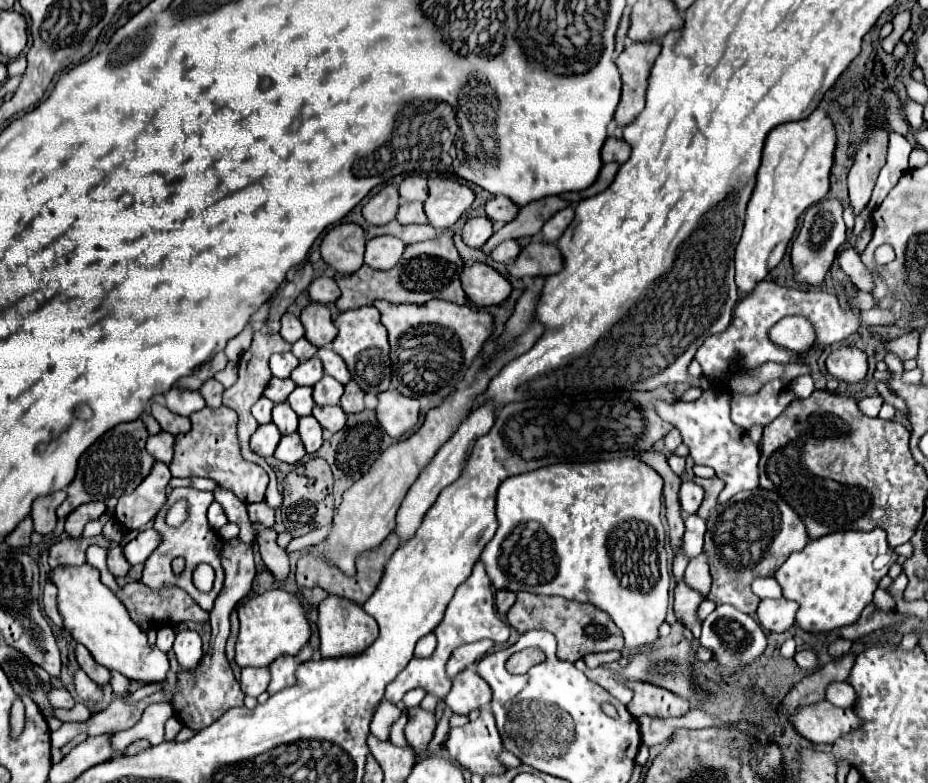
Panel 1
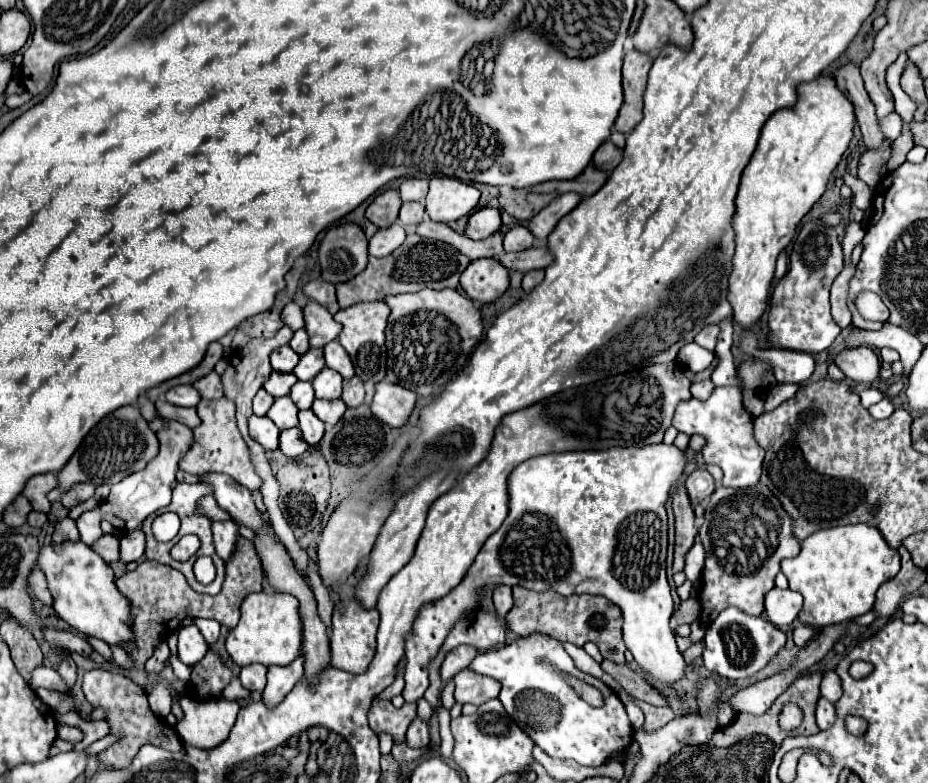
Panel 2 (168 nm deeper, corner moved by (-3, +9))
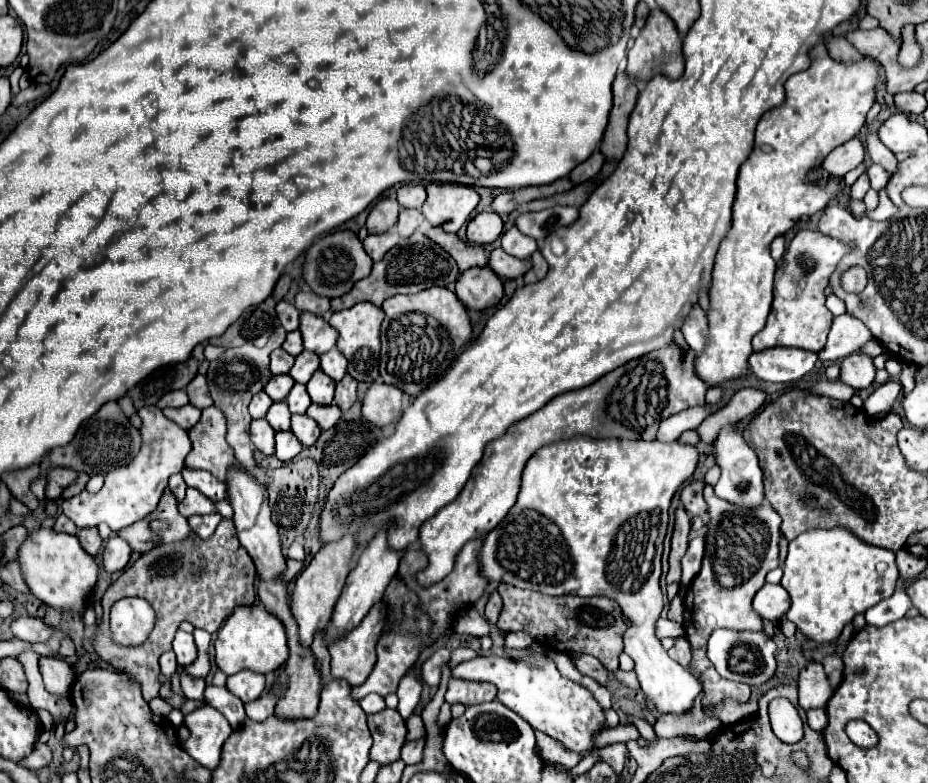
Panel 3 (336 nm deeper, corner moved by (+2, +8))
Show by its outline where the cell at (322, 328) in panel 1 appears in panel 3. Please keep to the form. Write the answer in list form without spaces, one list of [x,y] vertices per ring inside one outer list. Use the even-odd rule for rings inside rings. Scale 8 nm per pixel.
[[[309,311],[301,313],[301,325],[299,331],[303,335],[303,345],[307,351],[313,351],[317,355],[327,353],[329,349],[335,347],[337,341],[337,331],[319,315],[313,315]]]

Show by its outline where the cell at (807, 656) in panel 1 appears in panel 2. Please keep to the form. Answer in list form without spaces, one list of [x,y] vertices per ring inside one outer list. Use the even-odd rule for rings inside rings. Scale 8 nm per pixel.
[[[796,626],[792,630],[792,638],[794,638],[794,644],[798,648],[802,648],[812,638],[812,628],[808,628],[808,626]]]

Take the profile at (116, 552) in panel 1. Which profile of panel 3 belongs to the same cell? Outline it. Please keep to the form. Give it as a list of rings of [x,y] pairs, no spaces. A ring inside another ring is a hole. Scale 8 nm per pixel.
[[[79,529],[79,541],[81,541],[81,547],[89,553],[89,555],[97,555],[99,549],[103,547],[103,539],[99,537],[97,529]]]

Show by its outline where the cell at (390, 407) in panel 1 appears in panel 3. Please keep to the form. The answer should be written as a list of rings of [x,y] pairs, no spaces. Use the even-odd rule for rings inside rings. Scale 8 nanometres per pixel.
[[[373,383],[363,399],[363,417],[377,427],[395,423],[403,413],[403,393],[395,385]]]

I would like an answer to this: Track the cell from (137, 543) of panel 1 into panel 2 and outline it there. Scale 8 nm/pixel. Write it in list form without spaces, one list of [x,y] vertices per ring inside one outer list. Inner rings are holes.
[[[132,530],[120,538],[120,562],[130,564],[136,562],[144,556],[144,532],[142,530]]]

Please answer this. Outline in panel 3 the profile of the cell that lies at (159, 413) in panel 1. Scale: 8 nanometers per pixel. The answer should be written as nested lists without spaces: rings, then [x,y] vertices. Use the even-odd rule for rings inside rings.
[[[183,405],[179,409],[163,409],[163,415],[189,431],[199,421],[201,411],[197,407],[193,407],[193,405]]]

